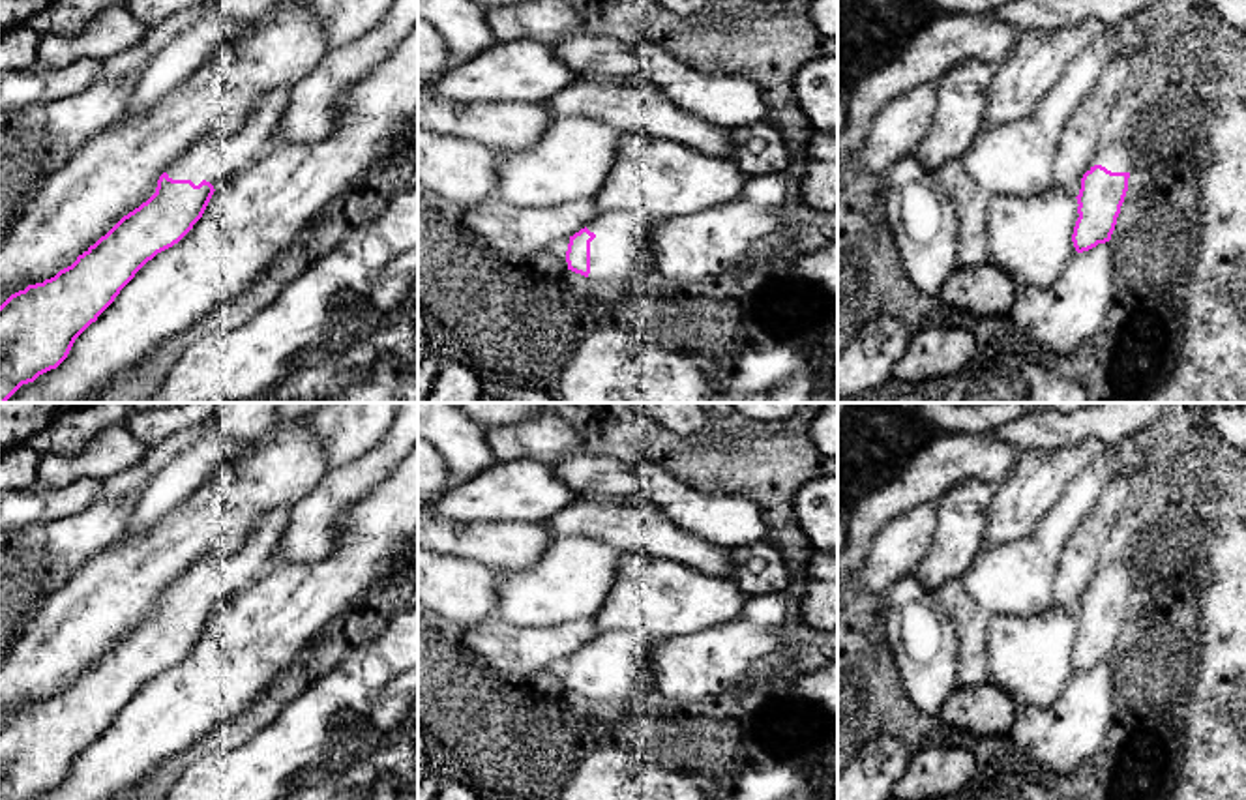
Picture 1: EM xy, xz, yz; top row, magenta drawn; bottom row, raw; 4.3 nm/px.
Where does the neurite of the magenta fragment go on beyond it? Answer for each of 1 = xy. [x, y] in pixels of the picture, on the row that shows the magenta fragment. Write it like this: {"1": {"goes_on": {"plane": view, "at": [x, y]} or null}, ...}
{"1": {"goes_on": {"plane": "xy", "at": [216, 156]}}}

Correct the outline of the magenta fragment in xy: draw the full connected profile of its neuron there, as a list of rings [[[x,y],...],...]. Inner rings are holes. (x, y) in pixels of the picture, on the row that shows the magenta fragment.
[[[272,90],[260,99],[242,127],[210,131],[197,139],[165,169],[157,180],[156,193],[124,215],[71,266],[43,283],[28,285],[0,305],[0,403],[6,403],[22,384],[56,369],[67,358],[75,339],[97,320],[135,274],[193,229],[214,191],[272,150],[289,101],[289,90]]]

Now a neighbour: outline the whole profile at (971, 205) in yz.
[[[961,159],[941,165],[935,178],[950,197],[959,221],[957,266],[978,268],[989,262],[989,195],[980,189]]]

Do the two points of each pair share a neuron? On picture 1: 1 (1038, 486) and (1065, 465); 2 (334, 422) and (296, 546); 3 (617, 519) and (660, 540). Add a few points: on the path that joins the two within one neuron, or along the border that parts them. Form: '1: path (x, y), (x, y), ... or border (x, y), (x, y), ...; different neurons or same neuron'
1: path (1044, 480), (1059, 465); same neuron
2: border (371, 448), (355, 461), (330, 467); different neurons
3: path (628, 525), (649, 531); same neuron

